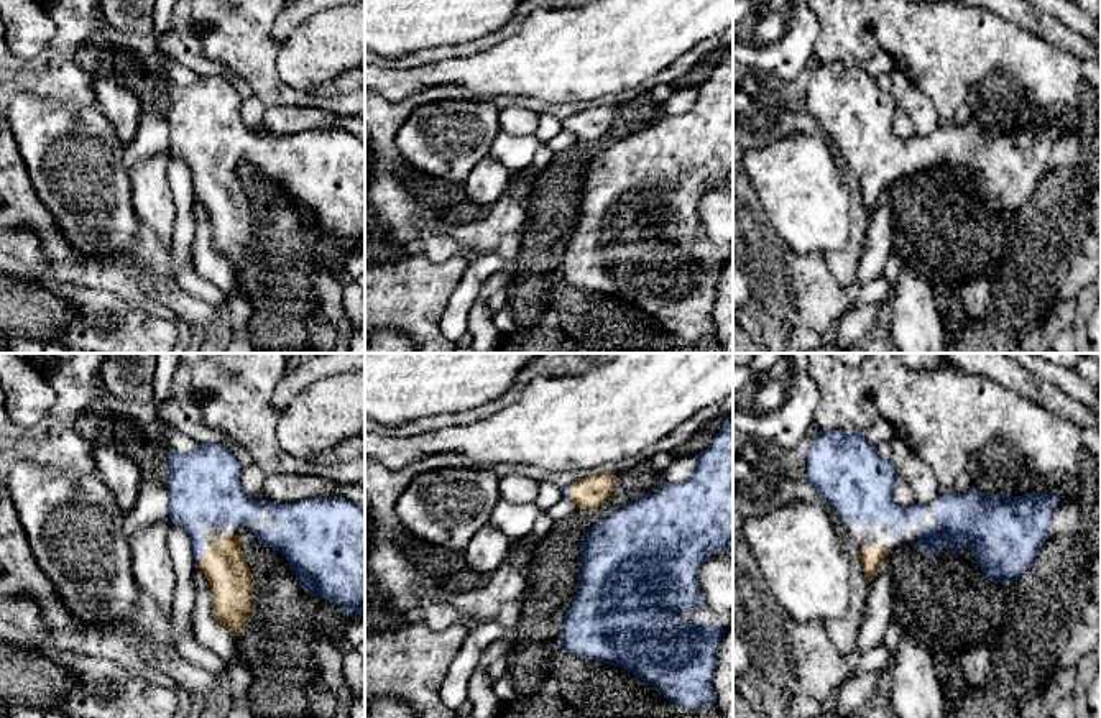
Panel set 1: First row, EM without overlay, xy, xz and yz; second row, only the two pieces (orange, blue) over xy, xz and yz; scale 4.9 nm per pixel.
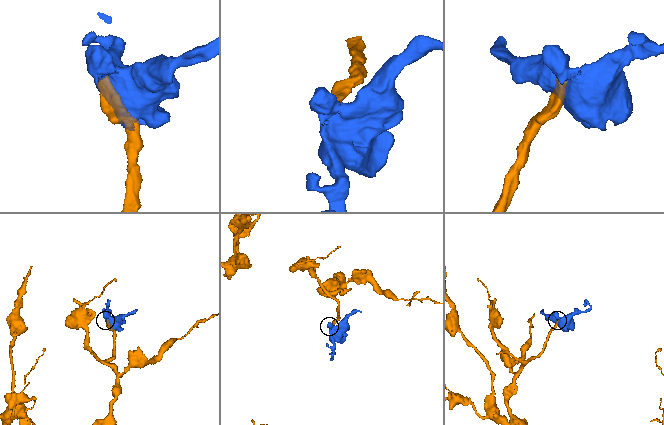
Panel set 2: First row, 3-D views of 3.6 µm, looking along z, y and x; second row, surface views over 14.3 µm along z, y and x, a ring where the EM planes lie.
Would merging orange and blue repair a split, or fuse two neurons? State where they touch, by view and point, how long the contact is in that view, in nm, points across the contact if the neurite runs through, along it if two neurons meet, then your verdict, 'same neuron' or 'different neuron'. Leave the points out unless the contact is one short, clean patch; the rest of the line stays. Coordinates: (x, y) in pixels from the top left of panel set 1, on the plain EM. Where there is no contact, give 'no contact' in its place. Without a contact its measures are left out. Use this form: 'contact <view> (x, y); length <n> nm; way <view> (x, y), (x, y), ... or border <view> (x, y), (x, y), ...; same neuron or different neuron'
contact xy (204, 189); length 70 nm; way xy (224, 196), (204, 189), (198, 181), (193, 140); same neuron

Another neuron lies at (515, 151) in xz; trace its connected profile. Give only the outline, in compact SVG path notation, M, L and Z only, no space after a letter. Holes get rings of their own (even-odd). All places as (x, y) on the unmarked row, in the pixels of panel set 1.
M500 131L491 141L488 156L514 174L532 166L532 156L539 145L534 135L506 135Z

